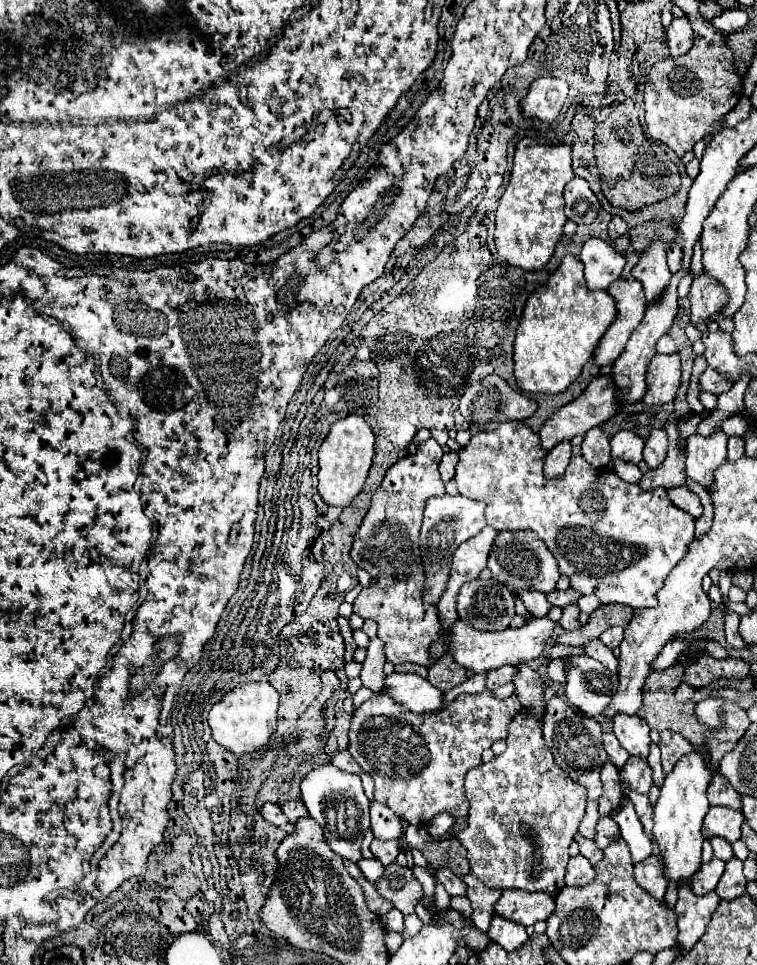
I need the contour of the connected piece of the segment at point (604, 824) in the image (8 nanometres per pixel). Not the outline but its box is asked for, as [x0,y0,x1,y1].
[594,816,620,848]

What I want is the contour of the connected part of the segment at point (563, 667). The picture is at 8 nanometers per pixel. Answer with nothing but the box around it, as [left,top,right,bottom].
[548,658,568,682]

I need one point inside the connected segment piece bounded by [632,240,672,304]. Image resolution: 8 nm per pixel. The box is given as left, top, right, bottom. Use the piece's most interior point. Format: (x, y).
(652, 270)

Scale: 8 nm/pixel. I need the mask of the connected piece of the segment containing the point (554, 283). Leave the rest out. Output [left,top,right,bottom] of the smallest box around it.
[514,256,618,394]

